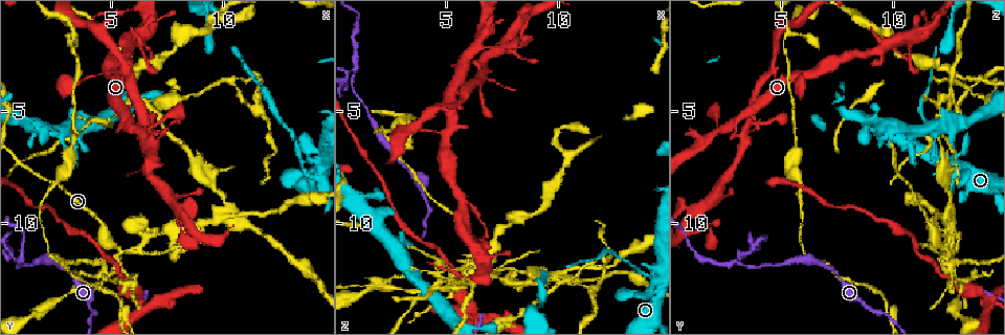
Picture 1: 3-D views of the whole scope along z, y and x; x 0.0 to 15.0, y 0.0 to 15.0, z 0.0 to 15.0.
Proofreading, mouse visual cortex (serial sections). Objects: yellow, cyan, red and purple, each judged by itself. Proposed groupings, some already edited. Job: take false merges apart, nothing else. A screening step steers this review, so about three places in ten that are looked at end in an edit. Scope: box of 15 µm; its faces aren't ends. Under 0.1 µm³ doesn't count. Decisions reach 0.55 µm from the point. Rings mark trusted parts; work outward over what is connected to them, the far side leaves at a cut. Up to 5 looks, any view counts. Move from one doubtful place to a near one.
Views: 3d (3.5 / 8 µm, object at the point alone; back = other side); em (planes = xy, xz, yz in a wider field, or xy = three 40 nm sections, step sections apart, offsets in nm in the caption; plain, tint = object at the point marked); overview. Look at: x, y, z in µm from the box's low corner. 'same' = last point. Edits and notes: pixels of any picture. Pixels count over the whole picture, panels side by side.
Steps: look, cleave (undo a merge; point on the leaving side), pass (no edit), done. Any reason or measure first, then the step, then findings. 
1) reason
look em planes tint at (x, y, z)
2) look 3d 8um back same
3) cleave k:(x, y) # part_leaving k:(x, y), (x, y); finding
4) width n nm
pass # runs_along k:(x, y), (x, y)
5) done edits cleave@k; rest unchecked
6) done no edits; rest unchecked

sharp bend
look 3d 8um at (6.4, 2.5, 10.7)

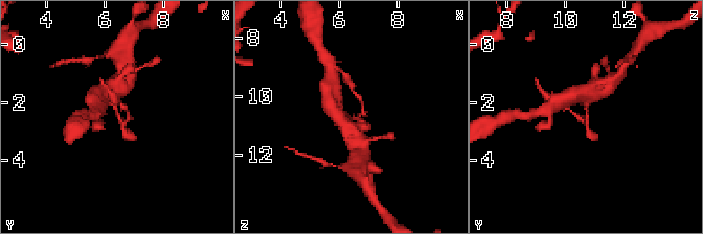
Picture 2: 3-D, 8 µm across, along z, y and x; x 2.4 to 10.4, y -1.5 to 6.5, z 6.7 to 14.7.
now the EM
look em xy step 2 tint at (6.5, 2.5, 10.8)

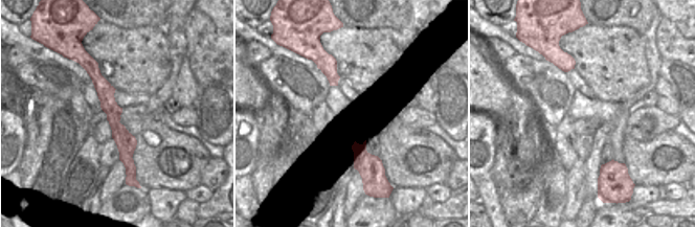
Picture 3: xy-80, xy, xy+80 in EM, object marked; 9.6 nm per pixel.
pass # runs_along 2:(105, 91), (123, 122), (127, 109); continuous, no second cell

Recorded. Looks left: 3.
three-way junction
look 3d 8um at (5.6, 2.9, 4.5)

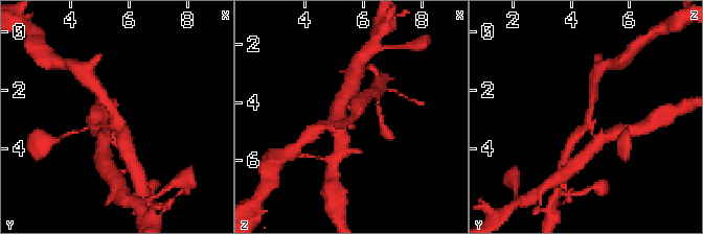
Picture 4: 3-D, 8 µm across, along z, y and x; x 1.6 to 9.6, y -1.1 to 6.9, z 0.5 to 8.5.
look em xy step 5 tint at (5.7, 2.9, 4.6)

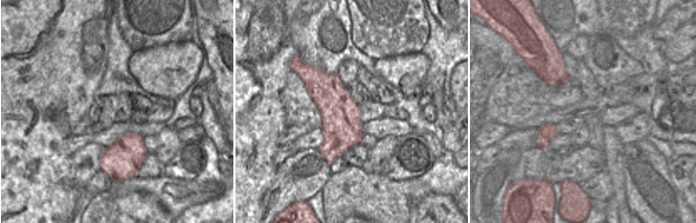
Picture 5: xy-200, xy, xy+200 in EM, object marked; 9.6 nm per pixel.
width 380 nm
pass # runs_along 4:(114, 143), (118, 117), (100, 91); continuous, no second cell

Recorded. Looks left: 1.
done no edits; rest unchecked

